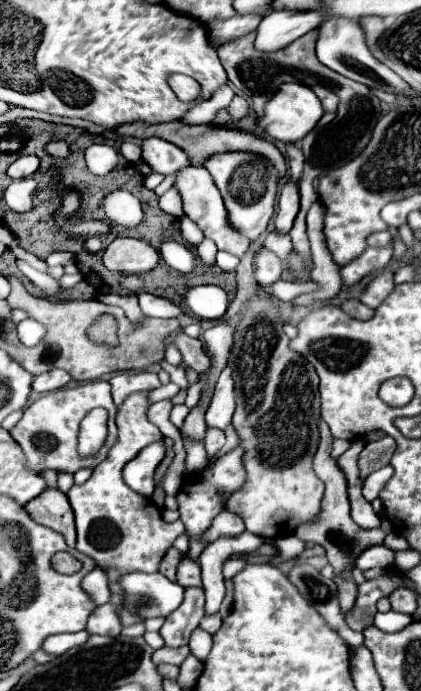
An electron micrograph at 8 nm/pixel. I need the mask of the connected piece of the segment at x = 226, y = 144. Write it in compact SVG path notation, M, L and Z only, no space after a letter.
M170 121L170 123L160 123L160 125L146 125L146 123L130 123L130 125L122 125L116 127L116 133L124 135L124 137L138 137L138 139L148 139L148 137L160 137L166 139L174 145L178 145L182 151L186 151L190 165L194 167L202 167L210 157L220 155L220 153L230 153L230 151L246 151L246 153L258 153L262 157L266 157L274 169L278 171L278 179L282 179L286 175L286 163L282 153L266 139L258 139L252 133L246 131L236 131L236 129L226 129L226 127L214 127L214 125L186 125L182 121Z

